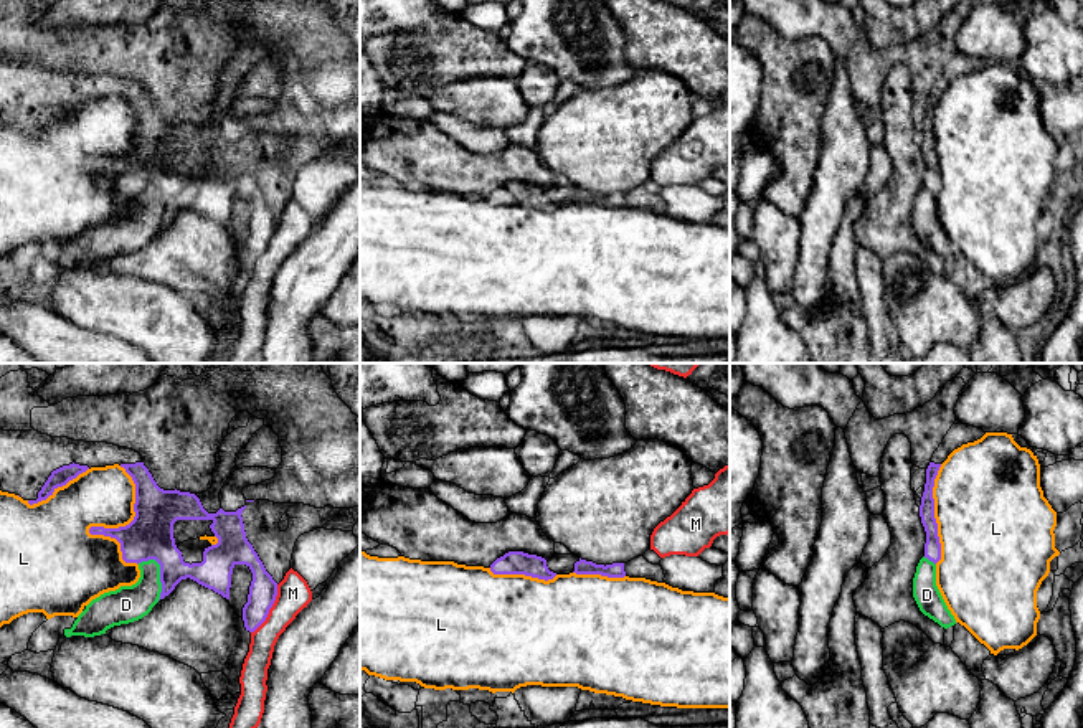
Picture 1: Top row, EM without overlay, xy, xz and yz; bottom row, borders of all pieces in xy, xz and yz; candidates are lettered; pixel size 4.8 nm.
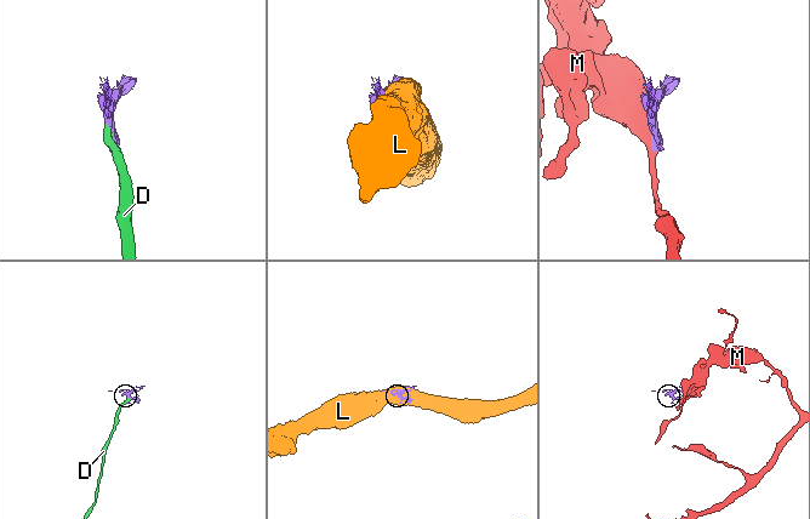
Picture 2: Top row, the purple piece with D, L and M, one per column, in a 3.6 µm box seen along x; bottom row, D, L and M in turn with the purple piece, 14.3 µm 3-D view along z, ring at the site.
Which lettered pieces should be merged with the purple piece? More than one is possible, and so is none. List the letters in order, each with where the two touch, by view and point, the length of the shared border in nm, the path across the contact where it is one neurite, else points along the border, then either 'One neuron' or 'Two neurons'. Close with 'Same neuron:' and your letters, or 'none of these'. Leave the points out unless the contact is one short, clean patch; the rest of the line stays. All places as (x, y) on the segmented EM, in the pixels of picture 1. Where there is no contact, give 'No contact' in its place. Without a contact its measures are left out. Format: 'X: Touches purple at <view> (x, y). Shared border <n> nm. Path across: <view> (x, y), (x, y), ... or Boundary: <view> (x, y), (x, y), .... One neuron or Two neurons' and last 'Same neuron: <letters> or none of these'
D: Touches purple at xy (160, 575). Shared border 220 nm. Path across: xy (149, 535), (160, 562), (160, 575), (132, 603), (126, 605). One neuron
L: Touches purple at xy (106, 529). Shared border 500 nm. Two neurons
M: Touches purple at xy (269, 608). Shared border 280 nm. Boundary: xy (278, 585), (278, 595), (268, 616), (251, 633). Two neurons
Same neuron: D

